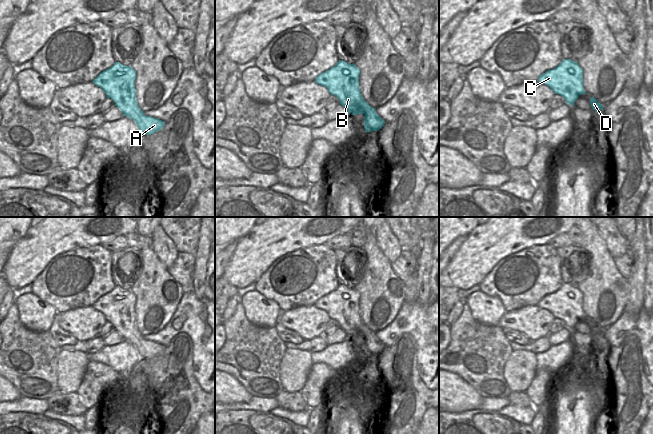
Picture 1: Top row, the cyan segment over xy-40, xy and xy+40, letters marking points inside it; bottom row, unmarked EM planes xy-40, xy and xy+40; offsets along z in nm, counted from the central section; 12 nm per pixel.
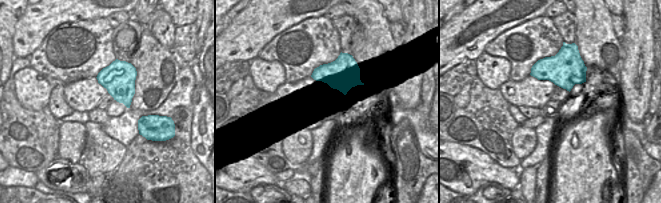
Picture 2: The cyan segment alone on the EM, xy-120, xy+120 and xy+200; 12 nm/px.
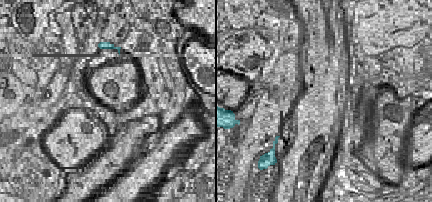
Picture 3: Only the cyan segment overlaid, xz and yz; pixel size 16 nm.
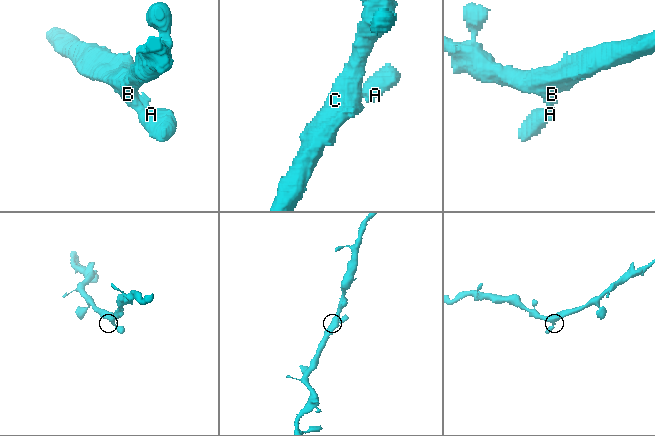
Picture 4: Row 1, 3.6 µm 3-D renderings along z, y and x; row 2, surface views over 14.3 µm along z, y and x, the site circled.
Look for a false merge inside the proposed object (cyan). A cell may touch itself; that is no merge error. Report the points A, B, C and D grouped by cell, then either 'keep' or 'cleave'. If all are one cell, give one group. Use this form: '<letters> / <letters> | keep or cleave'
A B C D | keep

